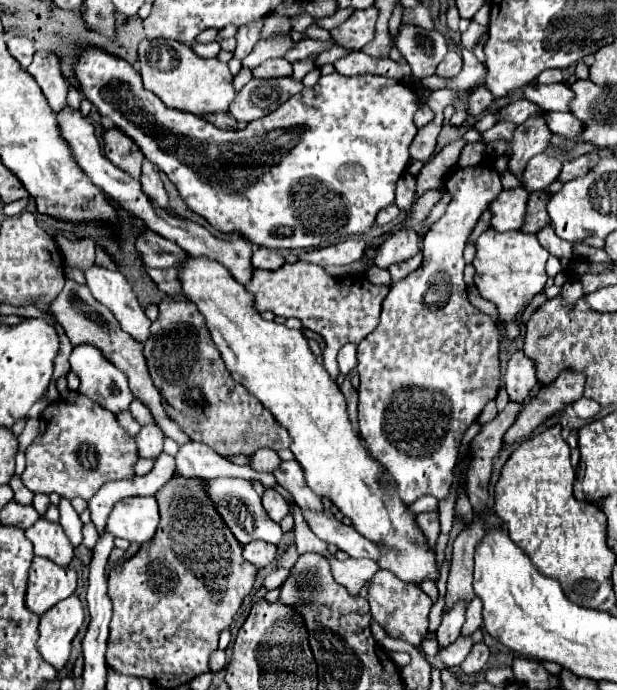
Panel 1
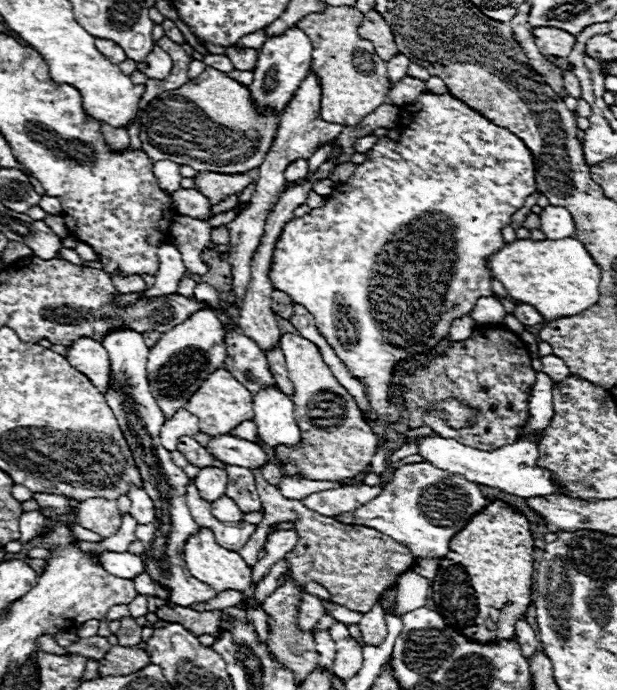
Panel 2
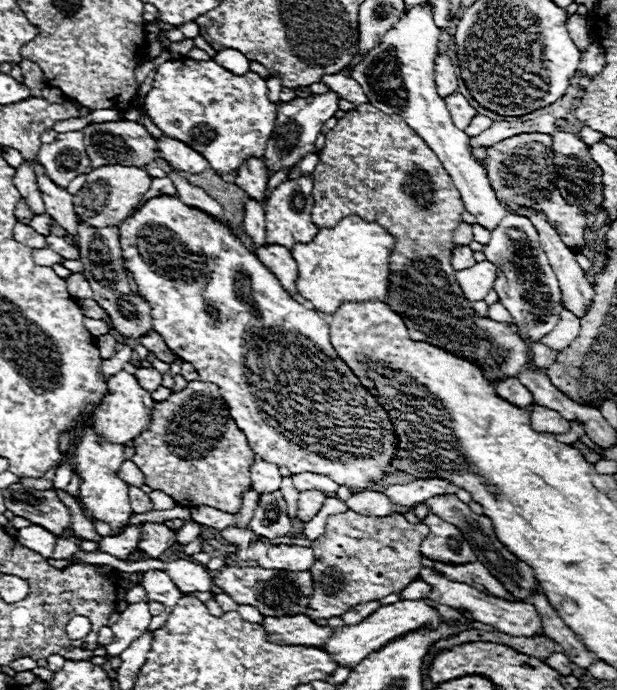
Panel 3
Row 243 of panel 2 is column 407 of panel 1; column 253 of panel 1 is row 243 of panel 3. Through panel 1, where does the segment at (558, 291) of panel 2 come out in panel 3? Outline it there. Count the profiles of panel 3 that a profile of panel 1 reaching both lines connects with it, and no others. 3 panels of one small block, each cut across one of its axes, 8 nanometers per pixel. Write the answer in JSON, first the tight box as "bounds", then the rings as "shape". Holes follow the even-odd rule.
{"bounds":[292,216,394,314],"shape":[[[348,216],[334,228],[318,230],[312,242],[294,244],[292,258],[298,266],[296,288],[318,312],[334,314],[342,302],[384,300],[388,294],[388,256],[392,254],[394,238],[374,222]]]}

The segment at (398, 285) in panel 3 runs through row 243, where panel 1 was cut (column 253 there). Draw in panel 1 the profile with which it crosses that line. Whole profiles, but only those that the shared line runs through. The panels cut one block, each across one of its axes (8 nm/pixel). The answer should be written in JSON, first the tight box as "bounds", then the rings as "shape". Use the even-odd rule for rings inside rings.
{"bounds":[144,296,290,458],"shape":[[[164,296],[158,306],[160,316],[150,326],[150,338],[144,342],[144,358],[152,382],[162,394],[164,410],[180,430],[226,458],[238,454],[250,456],[258,448],[272,448],[276,452],[290,448],[288,430],[228,372],[196,304],[186,296]]]}

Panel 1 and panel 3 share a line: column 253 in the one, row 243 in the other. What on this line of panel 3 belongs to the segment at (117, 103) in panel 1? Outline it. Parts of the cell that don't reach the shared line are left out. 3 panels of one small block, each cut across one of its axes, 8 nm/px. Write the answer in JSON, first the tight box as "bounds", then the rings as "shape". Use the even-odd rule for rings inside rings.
{"bounds":[120,196,398,490],"shape":[[[158,196],[158,198],[150,198],[140,210],[136,210],[132,216],[128,216],[120,224],[120,242],[122,242],[124,258],[128,260],[128,268],[134,274],[138,292],[152,306],[154,330],[164,338],[164,342],[170,346],[170,350],[174,354],[178,354],[182,360],[190,362],[196,368],[196,372],[200,374],[198,380],[212,382],[220,388],[220,396],[226,400],[230,416],[234,418],[236,426],[244,432],[244,436],[256,456],[260,456],[262,460],[268,460],[272,464],[286,466],[290,470],[290,474],[302,474],[302,472],[324,474],[324,476],[330,476],[336,484],[356,488],[356,490],[364,490],[364,488],[370,490],[374,484],[378,484],[382,480],[384,474],[390,472],[392,458],[396,456],[396,450],[398,450],[398,438],[394,434],[394,426],[390,422],[388,412],[360,384],[360,380],[354,376],[354,372],[338,358],[336,350],[330,344],[328,322],[320,316],[320,312],[308,310],[300,302],[296,302],[292,296],[288,296],[288,292],[282,288],[278,278],[266,266],[262,266],[260,260],[226,226],[214,222],[204,212],[198,212],[196,208],[182,204],[178,198]]]}

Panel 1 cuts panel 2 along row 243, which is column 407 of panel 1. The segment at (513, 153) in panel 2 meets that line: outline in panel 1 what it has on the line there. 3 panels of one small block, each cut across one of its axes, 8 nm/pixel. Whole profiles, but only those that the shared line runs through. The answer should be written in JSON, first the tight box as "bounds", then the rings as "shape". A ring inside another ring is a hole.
{"bounds":[358,164,502,504],"shape":[[[476,164],[476,166],[466,166],[466,168],[454,168],[452,174],[446,180],[446,192],[452,196],[446,214],[432,224],[432,228],[428,230],[428,234],[424,236],[424,246],[422,246],[422,254],[424,254],[424,262],[422,266],[410,274],[410,278],[404,278],[402,282],[394,282],[390,286],[390,294],[386,296],[384,308],[382,308],[382,316],[380,316],[380,324],[376,326],[374,332],[370,332],[360,344],[358,344],[358,374],[360,374],[360,386],[358,386],[358,422],[360,422],[360,436],[366,442],[368,452],[386,468],[386,472],[392,476],[392,480],[398,486],[398,496],[404,504],[412,504],[414,500],[430,494],[438,500],[446,500],[450,498],[450,490],[452,490],[452,482],[454,482],[454,464],[458,460],[458,450],[462,444],[462,436],[464,432],[470,428],[472,422],[476,422],[476,418],[480,416],[482,408],[486,406],[488,400],[496,398],[498,388],[502,384],[502,372],[500,372],[500,330],[496,326],[496,322],[482,314],[480,310],[476,310],[470,302],[468,302],[468,292],[466,292],[466,284],[462,280],[462,270],[464,270],[464,246],[466,240],[470,236],[470,232],[474,230],[474,224],[478,222],[478,218],[482,216],[482,212],[490,206],[490,202],[502,192],[502,182],[500,182],[500,174],[488,166],[488,164]]]}

